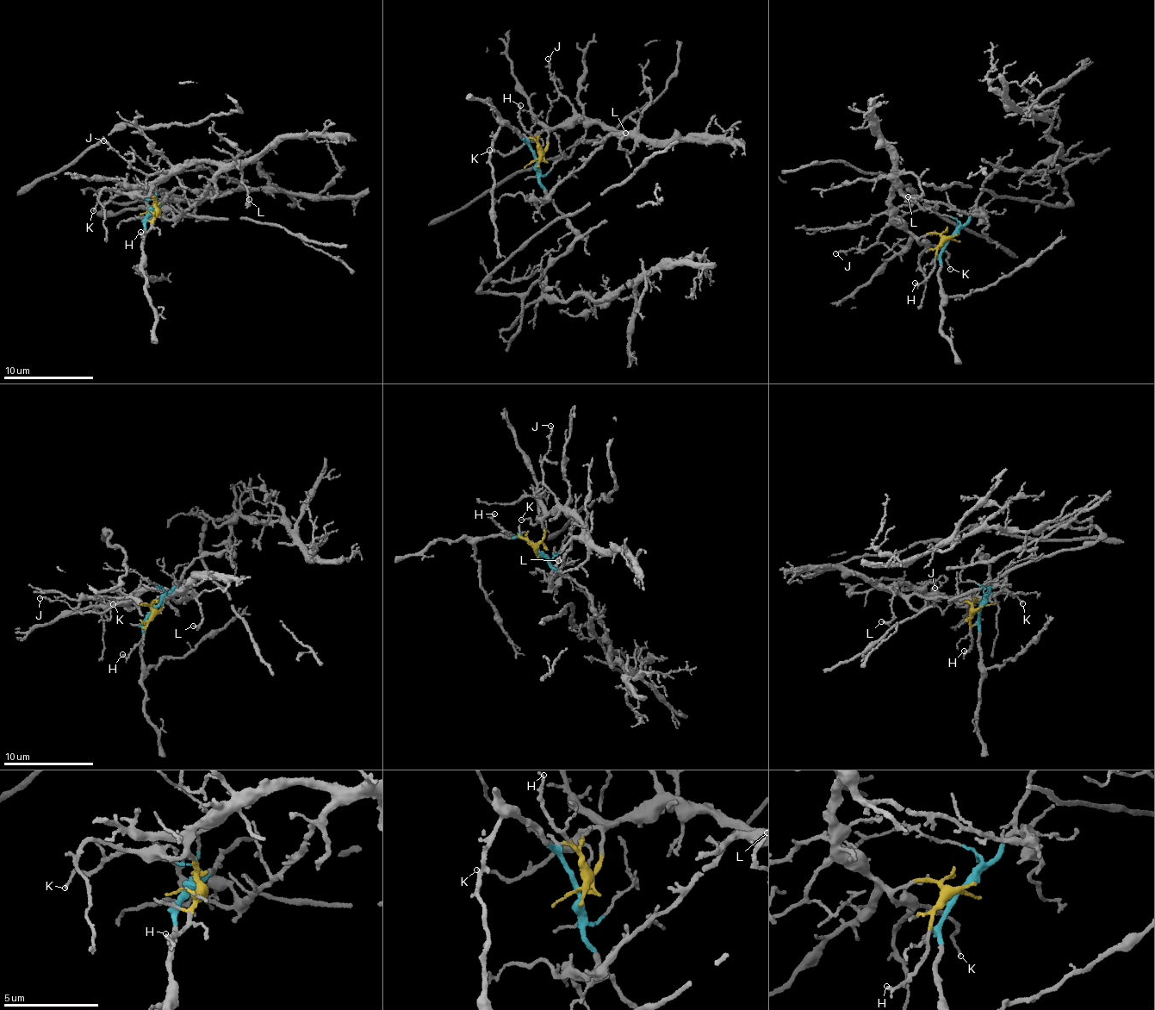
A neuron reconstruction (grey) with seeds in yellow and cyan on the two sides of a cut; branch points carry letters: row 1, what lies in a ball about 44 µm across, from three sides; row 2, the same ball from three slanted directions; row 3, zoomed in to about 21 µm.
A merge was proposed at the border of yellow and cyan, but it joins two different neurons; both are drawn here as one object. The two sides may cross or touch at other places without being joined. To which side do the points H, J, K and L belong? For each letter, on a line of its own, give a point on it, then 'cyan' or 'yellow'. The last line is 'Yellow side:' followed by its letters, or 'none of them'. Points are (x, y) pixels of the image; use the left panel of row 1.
H: (140, 232) | yellow
J: (103, 140) | yellow
K: (93, 210) | yellow
L: (249, 199) | yellow
Yellow side: H, J, K, L

